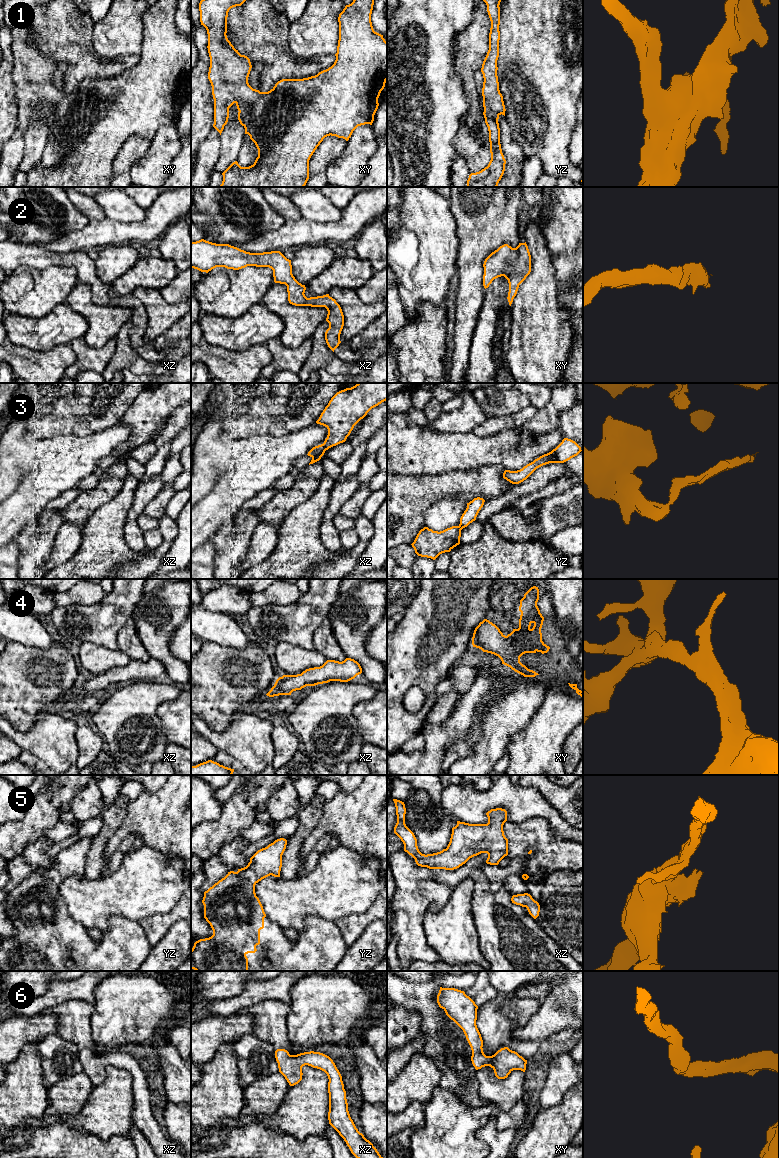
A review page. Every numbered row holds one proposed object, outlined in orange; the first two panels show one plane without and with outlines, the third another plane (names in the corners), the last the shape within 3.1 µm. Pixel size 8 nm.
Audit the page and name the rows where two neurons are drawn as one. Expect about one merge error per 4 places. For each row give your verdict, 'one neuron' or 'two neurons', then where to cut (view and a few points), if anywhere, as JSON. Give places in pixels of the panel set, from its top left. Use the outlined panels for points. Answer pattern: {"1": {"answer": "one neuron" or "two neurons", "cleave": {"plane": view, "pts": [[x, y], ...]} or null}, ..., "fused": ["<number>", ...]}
{"1": {"answer": "one neuron", "cleave": null}, "2": {"answer": "one neuron", "cleave": null}, "3": {"answer": "two neurons", "cleave": {"plane": "yz", "pts": [[459, 525], [462, 528]]}}, "4": {"answer": "one neuron", "cleave": null}, "5": {"answer": "one neuron", "cleave": null}, "6": {"answer": "one neuron", "cleave": null}, "fused": ["3"]}

